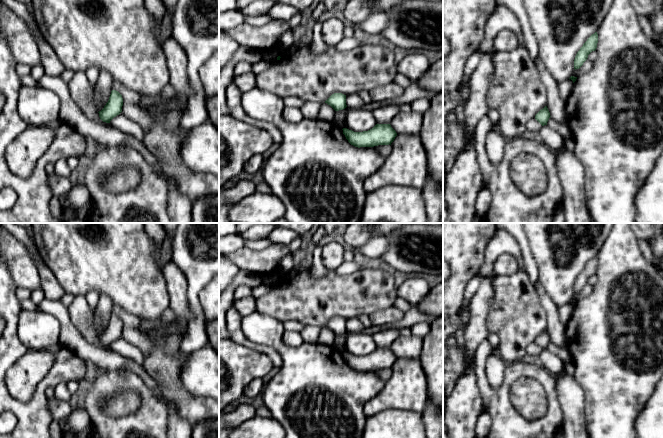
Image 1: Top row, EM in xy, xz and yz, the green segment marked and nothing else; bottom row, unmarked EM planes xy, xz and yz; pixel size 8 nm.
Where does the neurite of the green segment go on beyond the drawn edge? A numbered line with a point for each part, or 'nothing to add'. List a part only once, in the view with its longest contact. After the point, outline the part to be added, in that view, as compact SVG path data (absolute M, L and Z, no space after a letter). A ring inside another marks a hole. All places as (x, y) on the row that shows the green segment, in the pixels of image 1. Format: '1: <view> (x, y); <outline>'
1: xy (104, 83); M100 72L100 75L96 82L96 90L102 96L102 102L98 106L98 111L101 111L108 102L112 91L113 81L114 80L109 72Z

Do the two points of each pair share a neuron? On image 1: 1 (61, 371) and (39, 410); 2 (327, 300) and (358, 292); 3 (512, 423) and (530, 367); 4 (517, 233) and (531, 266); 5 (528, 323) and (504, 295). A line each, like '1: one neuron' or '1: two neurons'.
1: one neuron
2: one neuron
3: one neuron
4: one neuron
5: one neuron

